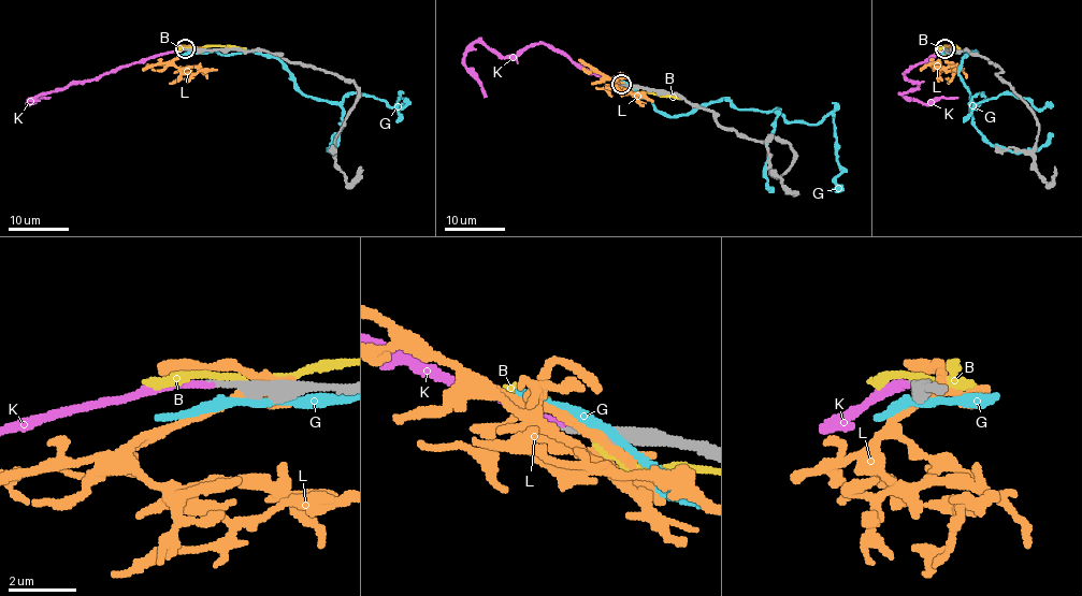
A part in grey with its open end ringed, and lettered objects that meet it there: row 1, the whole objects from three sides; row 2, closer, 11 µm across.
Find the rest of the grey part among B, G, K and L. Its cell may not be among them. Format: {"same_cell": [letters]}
{"same_cell": ["K"]}

